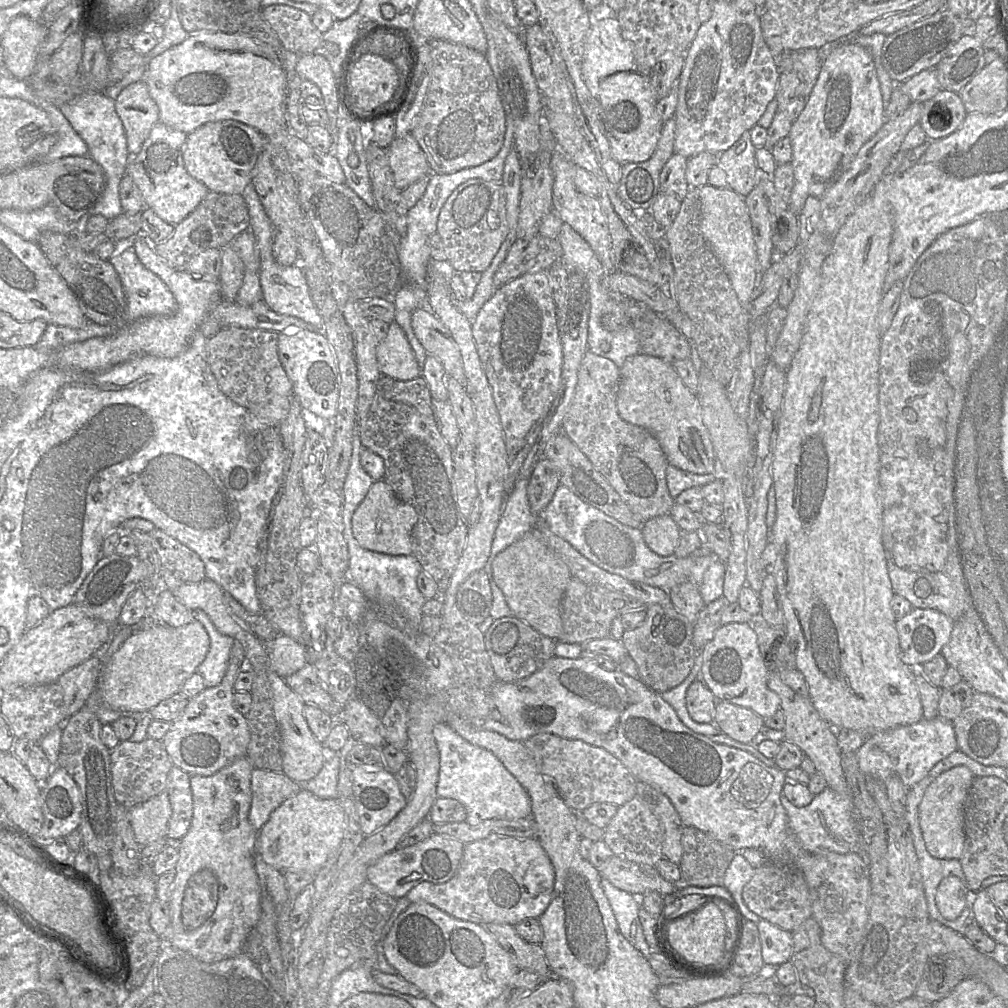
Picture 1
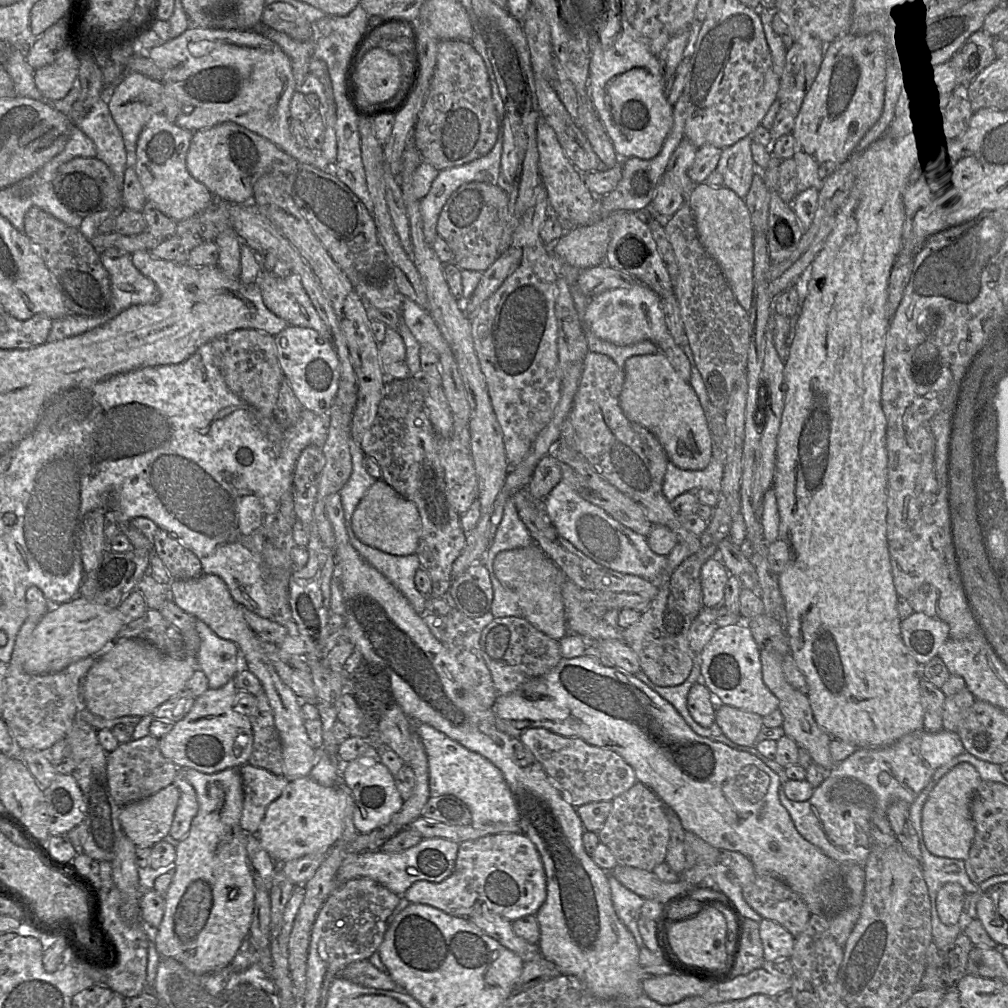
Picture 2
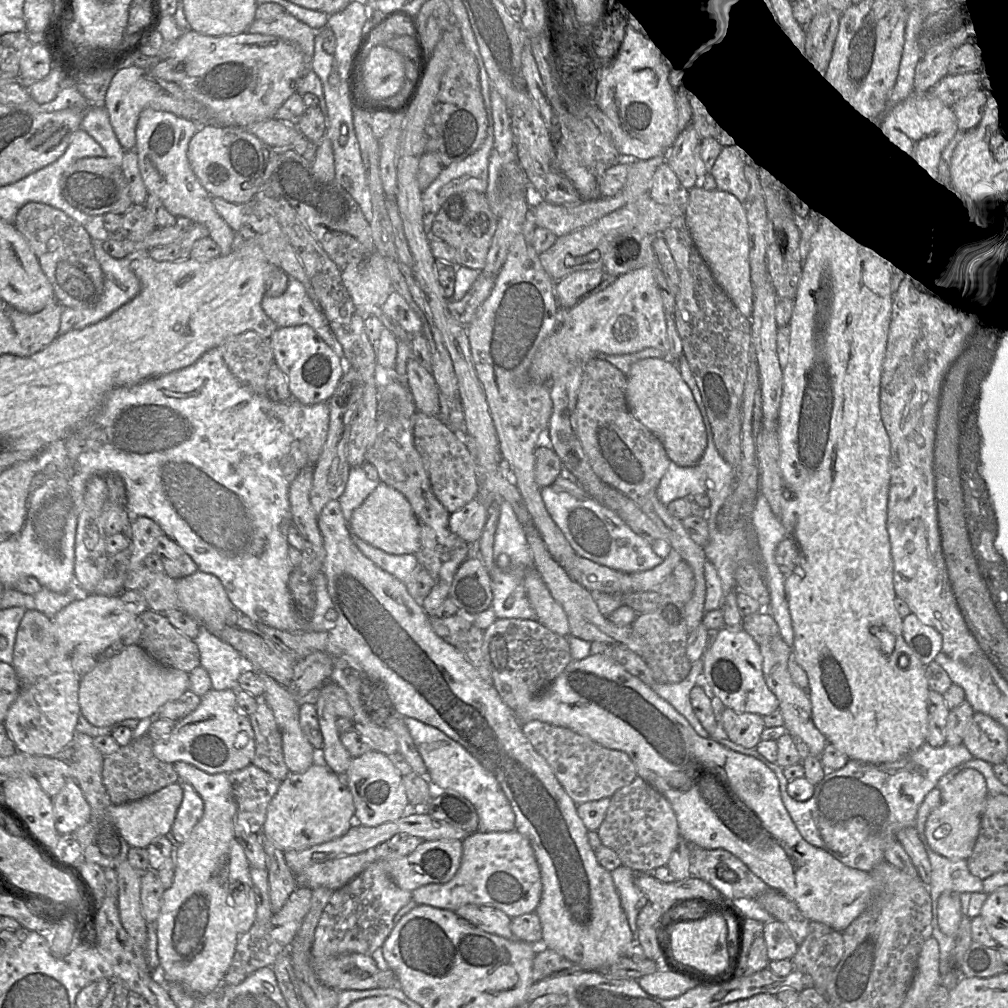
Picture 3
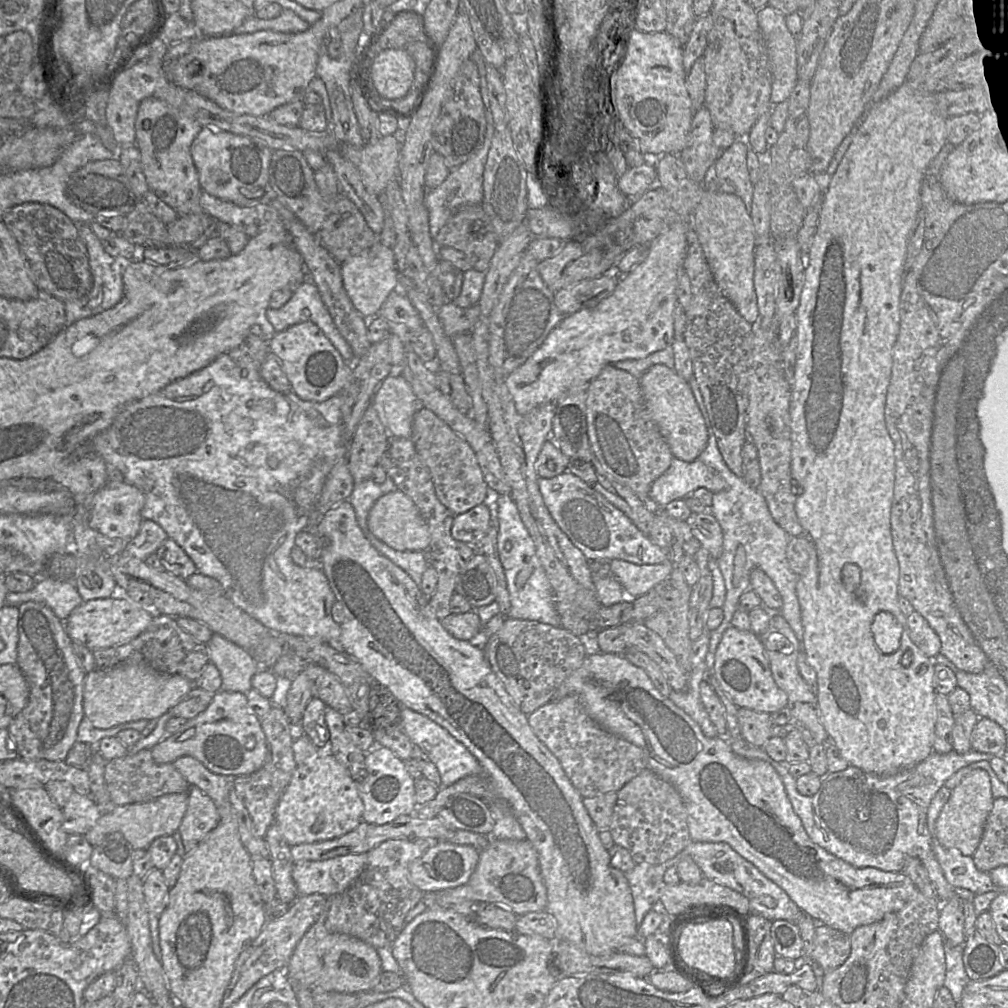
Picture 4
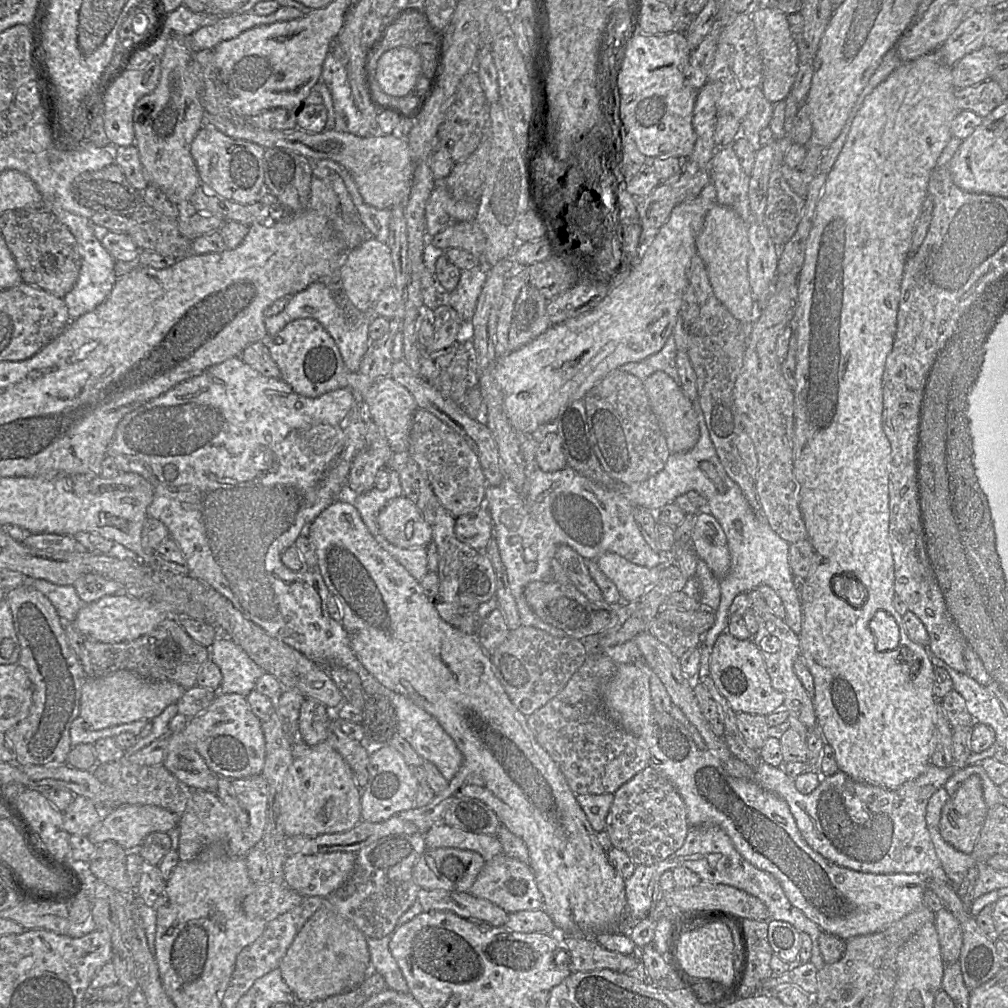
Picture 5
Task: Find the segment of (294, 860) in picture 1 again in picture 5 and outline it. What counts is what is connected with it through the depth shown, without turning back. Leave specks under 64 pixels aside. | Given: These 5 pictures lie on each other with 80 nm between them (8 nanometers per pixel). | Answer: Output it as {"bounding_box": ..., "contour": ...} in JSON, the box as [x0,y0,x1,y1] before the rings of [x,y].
{"bounding_box":[279,740,362,837],"contour":[[[327,740],[310,747],[303,756],[294,758],[279,794],[281,822],[285,835],[287,837],[315,837],[351,830],[362,821],[361,791],[349,765]]]}

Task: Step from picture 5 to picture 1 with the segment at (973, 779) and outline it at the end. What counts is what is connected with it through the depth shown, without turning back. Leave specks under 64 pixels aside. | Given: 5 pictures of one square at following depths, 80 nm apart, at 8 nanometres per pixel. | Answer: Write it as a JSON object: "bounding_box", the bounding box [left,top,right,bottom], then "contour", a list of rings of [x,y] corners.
{"bounding_box":[919,766,975,859],"contour":[[[955,766],[935,778],[919,805],[919,824],[928,852],[938,859],[962,857],[965,842],[964,803],[975,775],[966,766]]]}

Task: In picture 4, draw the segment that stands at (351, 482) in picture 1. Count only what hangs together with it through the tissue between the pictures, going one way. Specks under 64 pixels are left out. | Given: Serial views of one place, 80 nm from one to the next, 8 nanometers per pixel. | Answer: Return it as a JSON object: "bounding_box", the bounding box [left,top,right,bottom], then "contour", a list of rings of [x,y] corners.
{"bounding_box":[348,477,398,534],"contour":[[[387,477],[382,484],[377,484],[372,478],[355,483],[353,491],[348,498],[356,514],[359,527],[365,534],[370,532],[368,528],[368,515],[375,502],[383,495],[398,490],[394,481]]]}

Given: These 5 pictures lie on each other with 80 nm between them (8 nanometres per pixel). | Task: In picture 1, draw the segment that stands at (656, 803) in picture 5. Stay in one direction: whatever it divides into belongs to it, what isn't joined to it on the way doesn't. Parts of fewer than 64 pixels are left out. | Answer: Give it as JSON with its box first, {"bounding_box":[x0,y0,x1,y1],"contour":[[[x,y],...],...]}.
{"bounding_box":[603,796,664,866],"contour":[[[635,796],[618,807],[617,812],[604,828],[603,841],[614,855],[638,864],[655,866],[663,857],[664,831],[659,819],[649,807]]]}

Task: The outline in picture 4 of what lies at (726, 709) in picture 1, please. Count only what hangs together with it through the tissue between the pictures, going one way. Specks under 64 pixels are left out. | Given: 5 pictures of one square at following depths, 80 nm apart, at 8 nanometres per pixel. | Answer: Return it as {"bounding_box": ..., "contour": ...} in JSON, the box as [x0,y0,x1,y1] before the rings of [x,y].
{"bounding_box":[737,708,773,748],"contour":[[[738,708],[737,721],[742,739],[753,746],[762,748],[767,740],[771,738],[773,725],[770,714],[747,708]]]}

